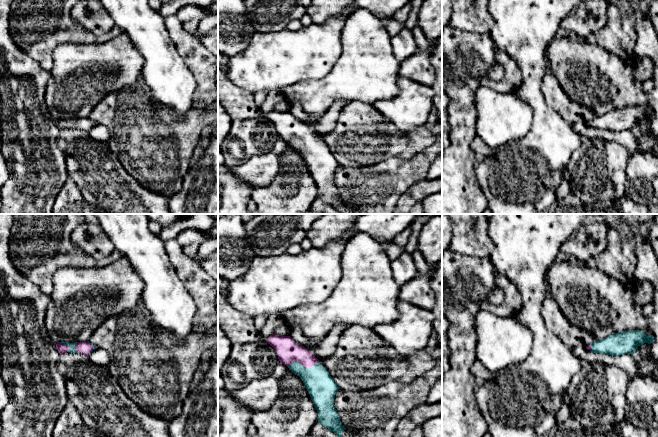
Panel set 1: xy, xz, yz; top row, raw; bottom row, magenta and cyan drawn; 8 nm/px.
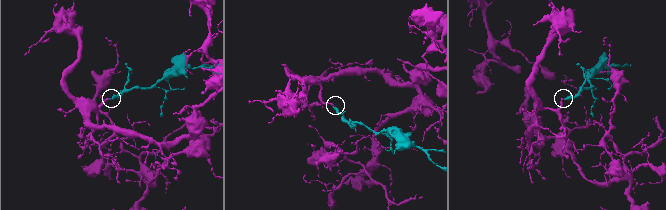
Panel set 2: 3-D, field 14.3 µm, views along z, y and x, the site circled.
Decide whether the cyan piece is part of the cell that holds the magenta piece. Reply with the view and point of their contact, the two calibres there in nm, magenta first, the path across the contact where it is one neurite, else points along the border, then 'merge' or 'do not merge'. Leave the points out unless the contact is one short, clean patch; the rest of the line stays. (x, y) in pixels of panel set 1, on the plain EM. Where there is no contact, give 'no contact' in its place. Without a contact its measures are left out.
contact xz (302, 141); calibres 190 and 220 nm; way xz (288, 127), (302, 141), (318, 157), (321, 163); merge

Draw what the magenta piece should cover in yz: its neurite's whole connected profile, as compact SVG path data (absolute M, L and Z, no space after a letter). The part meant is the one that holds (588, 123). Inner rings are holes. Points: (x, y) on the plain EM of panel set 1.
M630 106L625 108L611 109L609 112L595 116L586 122L587 126L594 129L602 129L612 132L634 130L636 125L644 120L651 120L654 112L647 112L642 106Z

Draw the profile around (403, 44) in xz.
M404 27L391 38L391 45L395 58L402 62L418 51L411 29Z

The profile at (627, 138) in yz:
M584 121L573 123L571 126L573 130L582 138L600 138L604 140L615 141L626 147L630 153L637 152L639 149L639 142L634 130L612 132L602 129L594 129L590 126L587 126L586 122Z

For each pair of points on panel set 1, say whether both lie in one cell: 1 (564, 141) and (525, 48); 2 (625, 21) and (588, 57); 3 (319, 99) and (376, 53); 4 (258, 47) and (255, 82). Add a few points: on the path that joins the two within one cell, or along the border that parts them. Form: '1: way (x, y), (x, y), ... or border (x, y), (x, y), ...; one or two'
1: way (545, 118), (531, 93), (531, 71); one
2: border (583, 41), (599, 44), (620, 58); two
3: way (333, 87), (349, 80), (362, 67); one
4: way (258, 56), (255, 73); one

